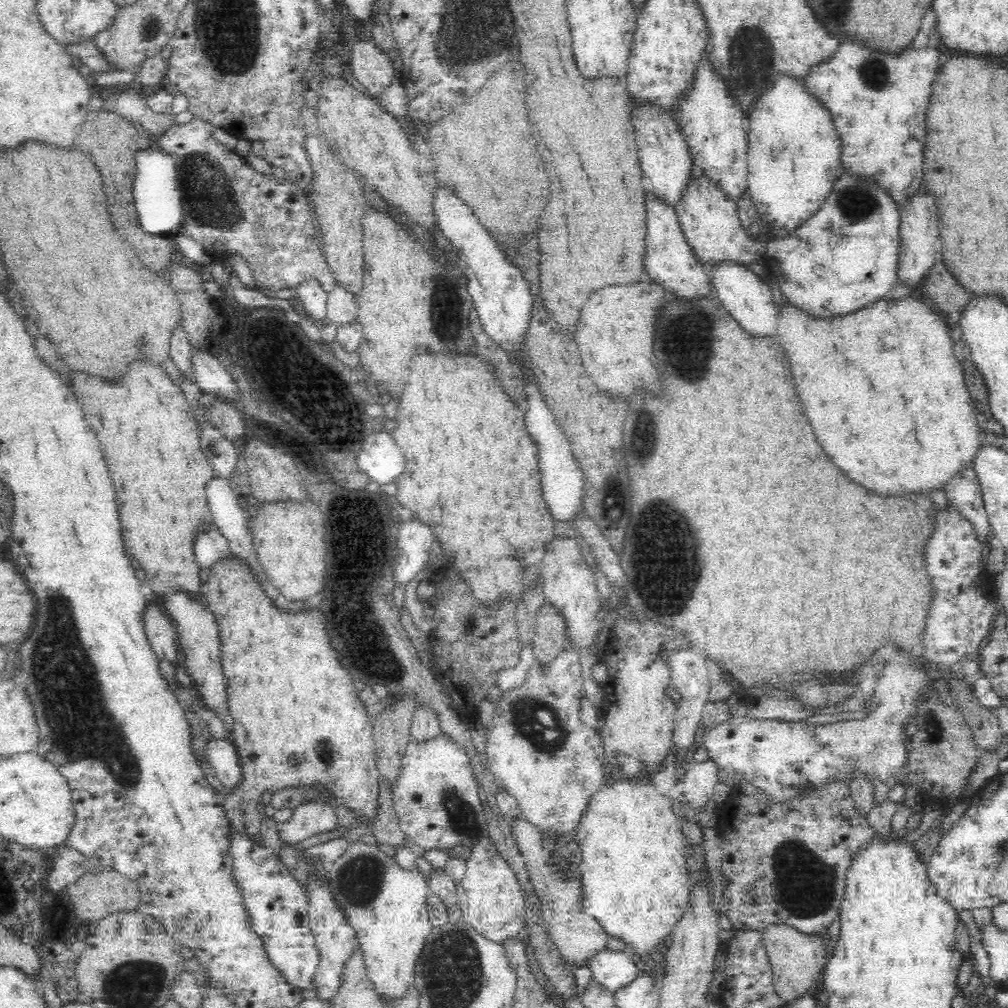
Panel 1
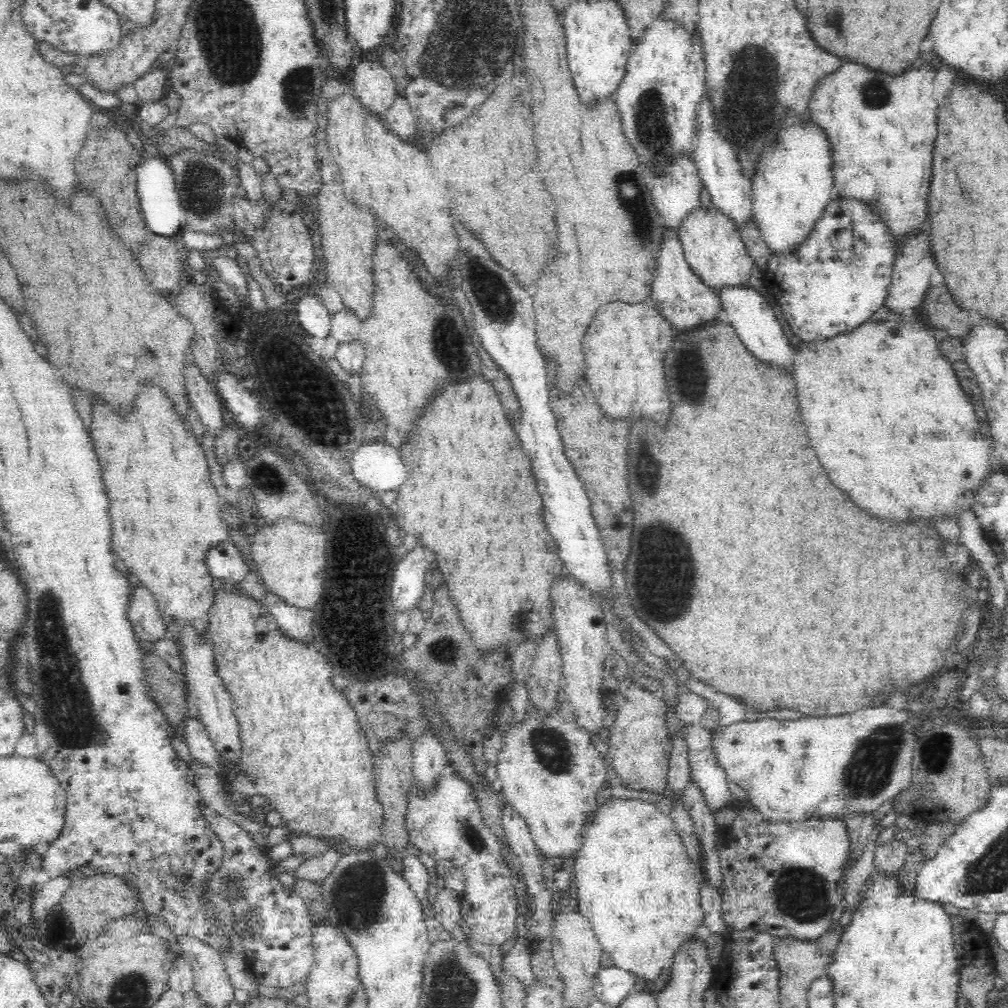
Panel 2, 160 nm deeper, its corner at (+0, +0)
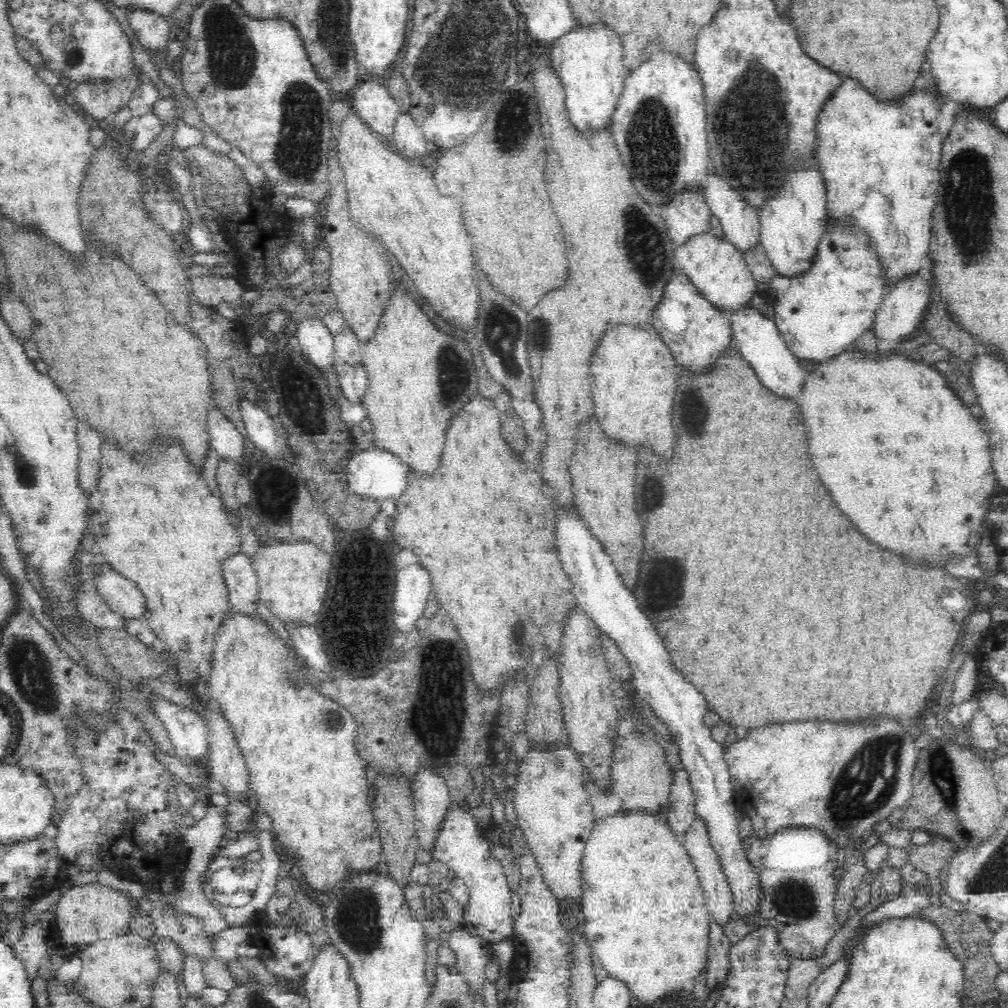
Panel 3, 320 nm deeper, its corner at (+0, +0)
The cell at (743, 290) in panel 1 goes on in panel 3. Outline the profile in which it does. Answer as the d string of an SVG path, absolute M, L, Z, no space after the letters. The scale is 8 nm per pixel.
M750 302L740 305L727 317L731 324L731 336L736 349L751 365L760 381L766 382L766 386L770 386L772 390L778 390L778 394L798 398L805 371L800 368L798 358L782 338L773 317L763 315L762 311L758 311Z

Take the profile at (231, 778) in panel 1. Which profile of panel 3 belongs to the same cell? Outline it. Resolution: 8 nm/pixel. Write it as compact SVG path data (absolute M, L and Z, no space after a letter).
M151 694L148 703L167 729L176 756L192 763L205 763L209 753L207 727L198 709L176 705L160 694Z

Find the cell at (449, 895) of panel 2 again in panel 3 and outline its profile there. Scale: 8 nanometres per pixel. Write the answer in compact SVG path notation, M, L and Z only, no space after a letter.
M467 927L456 928L450 932L446 942L456 956L456 967L468 979L468 985L474 987L477 994L484 992L484 967L489 956L489 947Z

